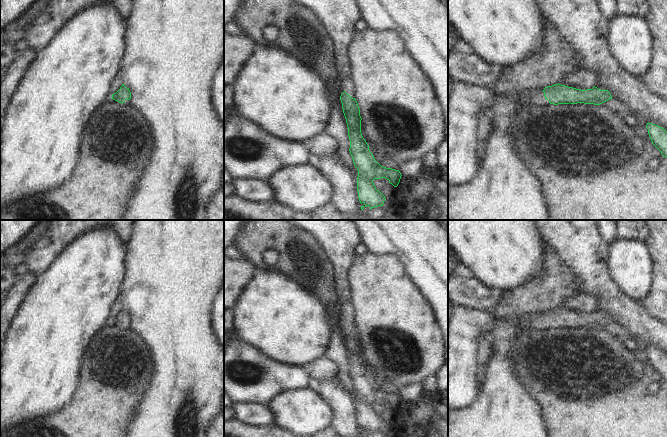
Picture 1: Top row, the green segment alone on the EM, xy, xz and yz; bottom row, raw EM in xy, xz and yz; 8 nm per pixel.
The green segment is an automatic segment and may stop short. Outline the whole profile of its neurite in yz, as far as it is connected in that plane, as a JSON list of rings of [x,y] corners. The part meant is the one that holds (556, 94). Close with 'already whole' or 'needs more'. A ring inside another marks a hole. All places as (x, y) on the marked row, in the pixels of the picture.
[[[561,84],[547,86],[543,90],[533,89],[515,93],[515,102],[519,105],[544,105],[547,103],[558,104],[594,104],[600,105],[612,96],[608,90],[601,90],[597,87],[592,89],[576,89]]]; needs more

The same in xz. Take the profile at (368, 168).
[[[297,0],[300,3],[308,6],[311,10],[317,13],[317,15],[323,21],[325,27],[329,31],[330,35],[336,42],[336,62],[337,68],[340,73],[341,85],[344,92],[340,96],[342,103],[343,113],[346,119],[348,127],[348,136],[350,140],[350,154],[353,159],[354,166],[358,170],[357,177],[357,191],[360,203],[364,203],[365,207],[369,206],[370,209],[383,206],[385,196],[376,189],[373,180],[385,178],[394,187],[397,187],[401,173],[399,170],[392,168],[386,168],[381,166],[374,158],[373,154],[369,150],[369,145],[363,138],[361,133],[361,116],[358,103],[355,99],[356,86],[352,80],[352,66],[350,63],[350,46],[355,39],[355,25],[363,18],[363,11],[357,0]]]; needs more

